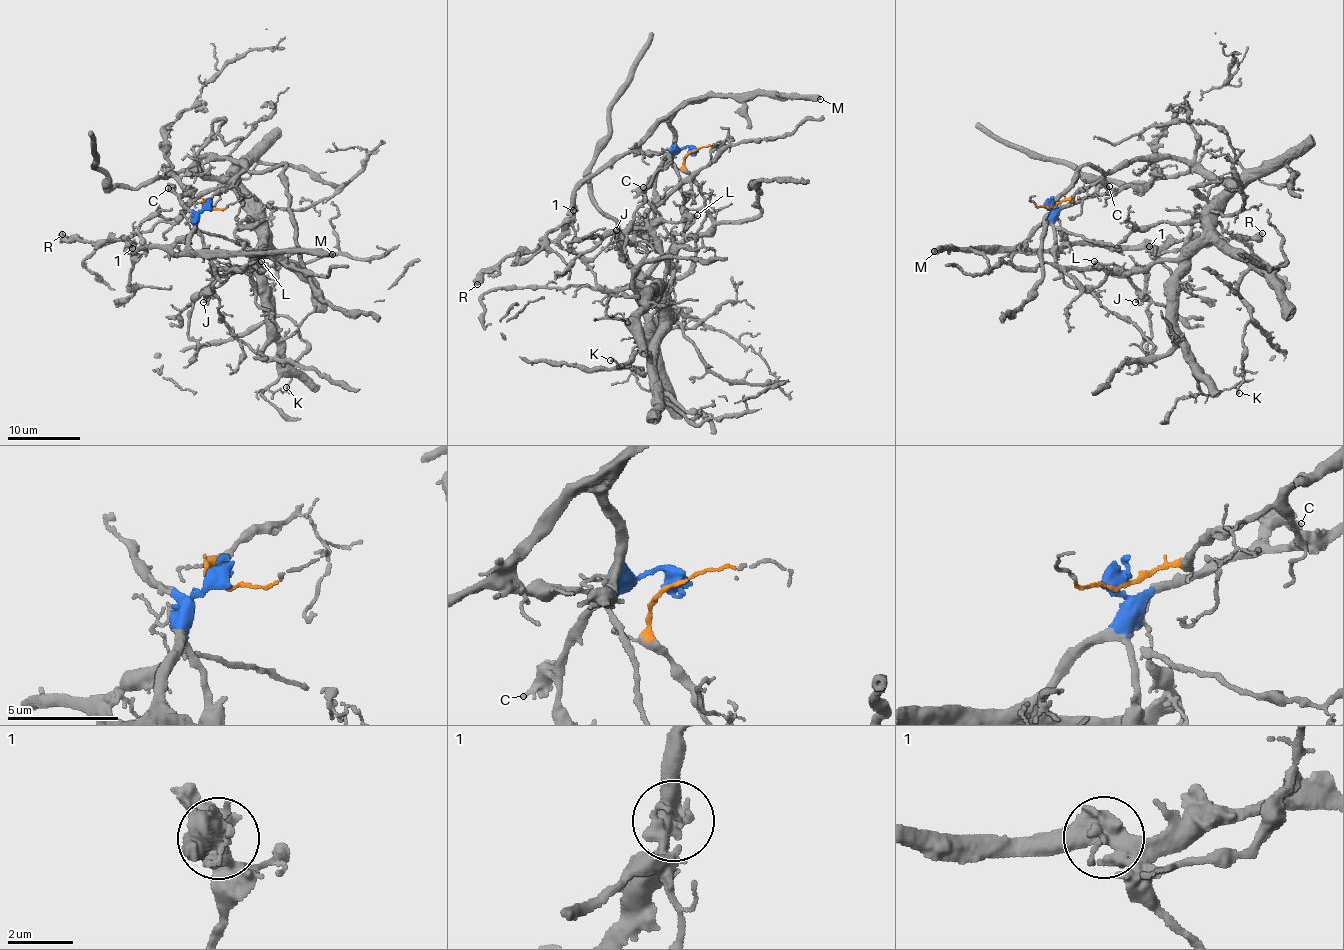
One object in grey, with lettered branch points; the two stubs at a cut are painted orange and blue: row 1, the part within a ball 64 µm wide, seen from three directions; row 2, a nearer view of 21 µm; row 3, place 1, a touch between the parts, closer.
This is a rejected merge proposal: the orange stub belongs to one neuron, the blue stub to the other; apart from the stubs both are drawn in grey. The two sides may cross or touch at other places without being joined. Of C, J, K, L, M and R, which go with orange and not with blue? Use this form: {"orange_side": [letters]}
{"orange_side": ["K"]}

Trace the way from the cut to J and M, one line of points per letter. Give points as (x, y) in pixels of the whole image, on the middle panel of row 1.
J: (690, 151), (672, 150), (645, 191), (659, 216), (631, 241), (615, 229)
M: (690, 151), (689, 148), (678, 148), (669, 121), (679, 107), (719, 95), (820, 98)

